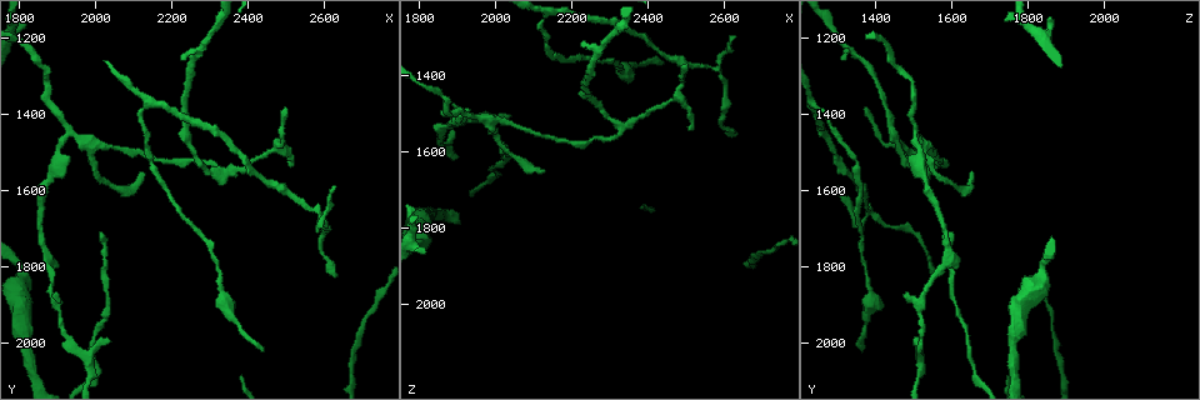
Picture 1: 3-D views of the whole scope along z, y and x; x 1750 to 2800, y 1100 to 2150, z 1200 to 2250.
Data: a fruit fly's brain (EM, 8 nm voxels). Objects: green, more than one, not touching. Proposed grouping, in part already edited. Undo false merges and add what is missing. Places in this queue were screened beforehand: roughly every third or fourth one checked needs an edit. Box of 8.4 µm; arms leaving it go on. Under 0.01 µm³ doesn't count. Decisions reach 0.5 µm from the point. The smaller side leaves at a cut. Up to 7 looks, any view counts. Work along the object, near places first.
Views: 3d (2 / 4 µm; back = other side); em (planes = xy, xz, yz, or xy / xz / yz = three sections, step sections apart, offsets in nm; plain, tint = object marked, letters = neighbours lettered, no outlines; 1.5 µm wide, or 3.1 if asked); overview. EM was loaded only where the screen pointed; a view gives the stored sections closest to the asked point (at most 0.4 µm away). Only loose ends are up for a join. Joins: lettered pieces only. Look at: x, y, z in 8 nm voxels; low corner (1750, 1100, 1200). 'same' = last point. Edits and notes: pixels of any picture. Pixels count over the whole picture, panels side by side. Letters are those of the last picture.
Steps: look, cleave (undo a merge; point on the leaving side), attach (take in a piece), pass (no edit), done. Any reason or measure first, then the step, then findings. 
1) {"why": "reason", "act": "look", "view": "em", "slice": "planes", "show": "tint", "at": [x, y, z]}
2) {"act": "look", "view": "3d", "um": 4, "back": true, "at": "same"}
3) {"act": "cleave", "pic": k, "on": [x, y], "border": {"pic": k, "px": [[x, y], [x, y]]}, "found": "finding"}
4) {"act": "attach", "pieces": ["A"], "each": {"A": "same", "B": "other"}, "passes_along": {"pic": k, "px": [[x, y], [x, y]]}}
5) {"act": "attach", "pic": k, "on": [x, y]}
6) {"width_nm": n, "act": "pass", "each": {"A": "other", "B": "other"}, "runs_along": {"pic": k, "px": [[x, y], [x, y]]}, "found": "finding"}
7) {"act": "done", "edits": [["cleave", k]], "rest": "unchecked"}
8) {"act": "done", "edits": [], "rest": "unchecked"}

{"why": "an open end", "act": "look", "view": "em", "slice": "yz", "step": 8, "show": "letters", "at": [2505, 1385, 1365]}

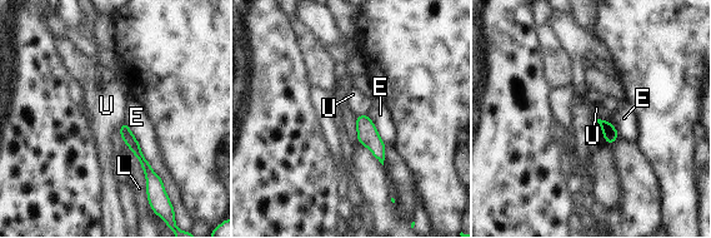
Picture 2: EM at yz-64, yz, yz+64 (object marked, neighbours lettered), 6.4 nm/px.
{"act": "pass", "each": {"E": "other", "L": "other", "U": "other"}, "runs_along": {"pic": 2, "px": [[124, 127], [128, 138], [151, 178]]}, "found": "none of them fits"}

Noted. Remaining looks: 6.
{"why": "branch stops here", "act": "look", "view": "em", "slice": "yz", "step": 8, "show": "letters", "at": [2445, 2020, 1360]}

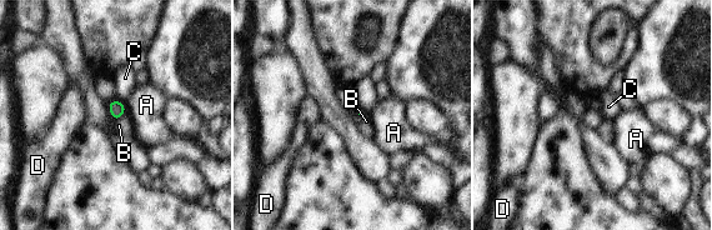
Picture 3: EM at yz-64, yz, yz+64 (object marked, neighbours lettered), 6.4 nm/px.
{"act": "pass", "each": {"A": "other", "B": "other", "C": "other", "D": "other"}, "border": {"pic": 3, "px": [[126, 110], [114, 120]]}, "found": "no lettered piece goes on from it"}

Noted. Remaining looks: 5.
{"why": "thick turns thin", "act": "look", "view": "em", "slice": "planes", "show": "letters", "at": [1870, 1580, 1530]}

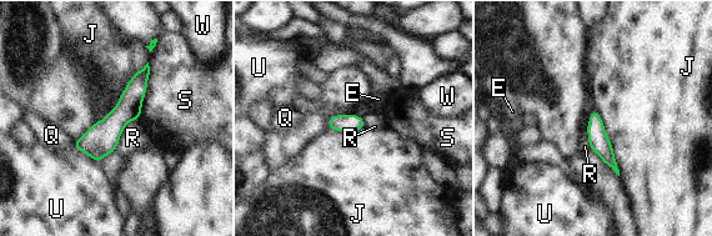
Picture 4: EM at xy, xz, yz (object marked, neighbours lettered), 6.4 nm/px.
{"longest_contact_nm": ["J", 460], "act": "pass", "each": {"E": "other", "J": "other", "Q": "other", "R": "other", "S": "other", "U": "other", "W": "other"}, "runs_along": {"pic": 4, "px": [[146, 69], [129, 106], [80, 146]]}, "found": "all the same neuron"}

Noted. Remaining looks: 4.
{"act": "done", "edits": [], "rest": "unchecked"}

